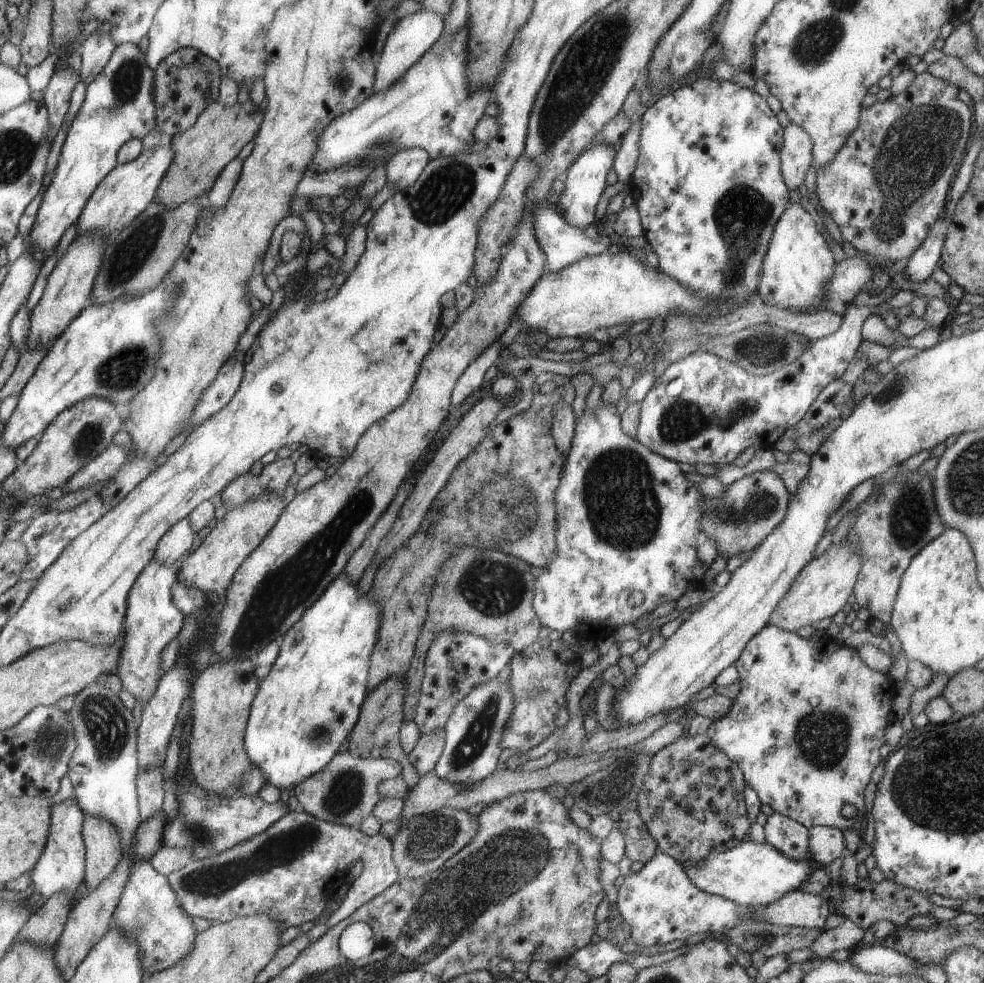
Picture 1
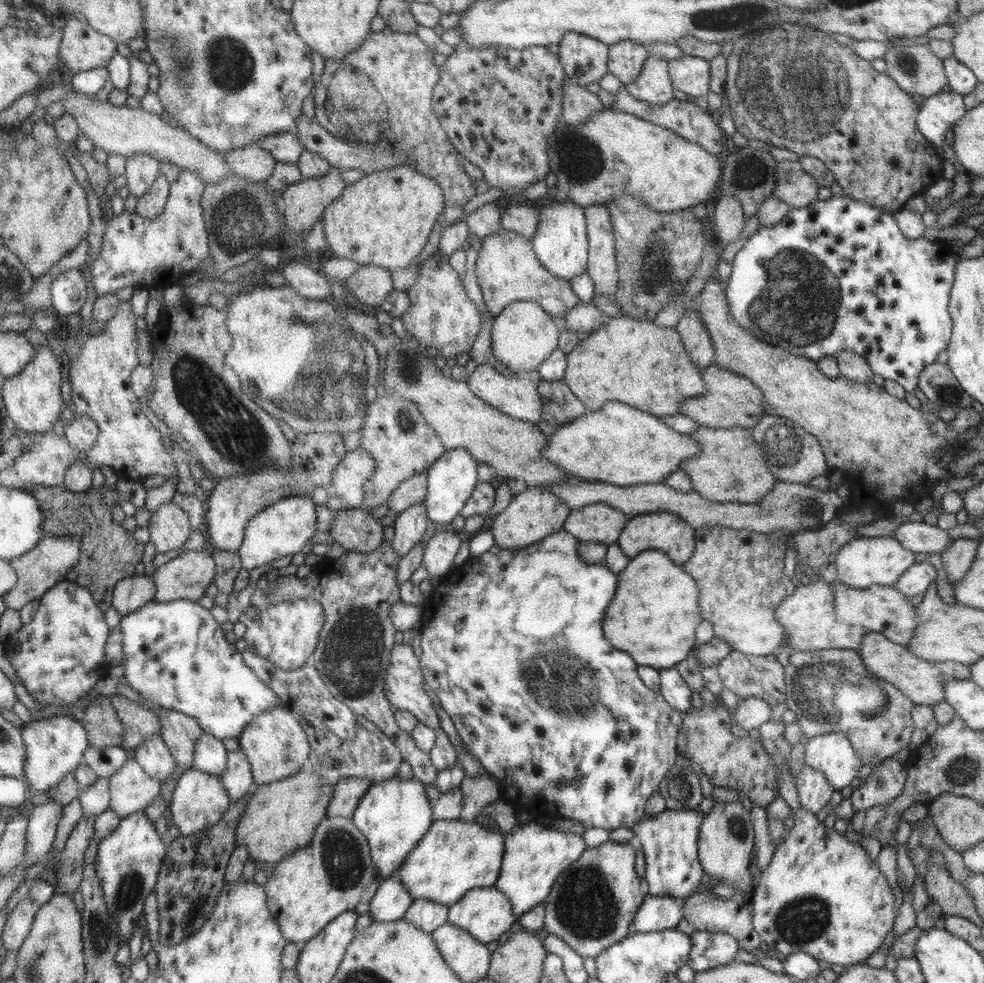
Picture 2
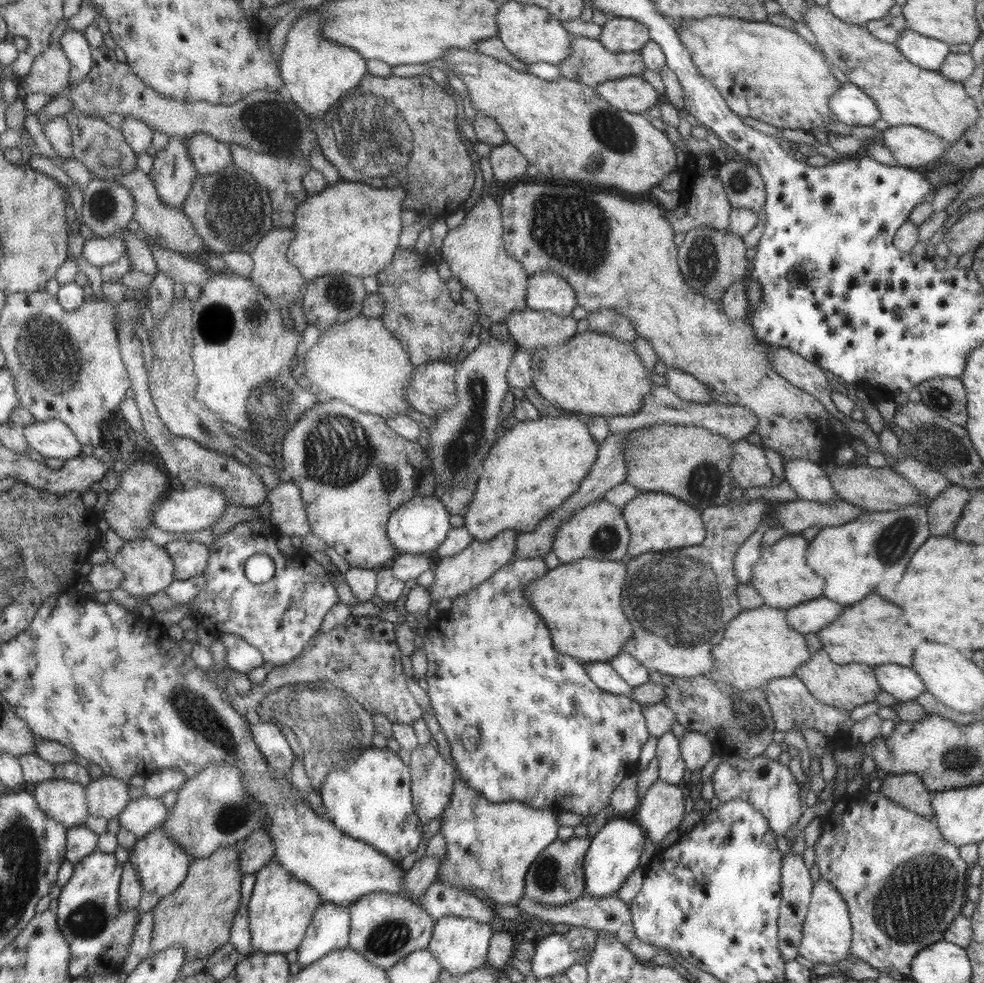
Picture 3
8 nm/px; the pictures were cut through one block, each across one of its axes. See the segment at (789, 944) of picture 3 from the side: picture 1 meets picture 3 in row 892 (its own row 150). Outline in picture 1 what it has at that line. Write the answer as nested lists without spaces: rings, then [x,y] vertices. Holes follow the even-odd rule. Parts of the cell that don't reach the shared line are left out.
[[[791,122],[784,129],[782,166],[786,166],[786,182],[790,182],[790,190],[803,190],[808,168],[813,163],[813,147],[810,135],[800,125]]]

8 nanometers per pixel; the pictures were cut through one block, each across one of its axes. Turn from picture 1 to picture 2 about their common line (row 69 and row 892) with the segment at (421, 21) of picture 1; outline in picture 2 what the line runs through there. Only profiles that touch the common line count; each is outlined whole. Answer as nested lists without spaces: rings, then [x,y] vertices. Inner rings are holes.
[[[396,872],[381,882],[380,888],[369,902],[368,913],[374,923],[397,921],[405,916],[413,902],[414,897]]]

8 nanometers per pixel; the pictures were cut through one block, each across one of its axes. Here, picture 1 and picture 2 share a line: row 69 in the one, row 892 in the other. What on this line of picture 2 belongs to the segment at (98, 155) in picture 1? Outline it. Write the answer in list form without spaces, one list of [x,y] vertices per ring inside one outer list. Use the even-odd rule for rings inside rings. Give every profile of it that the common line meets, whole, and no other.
[[[144,811],[121,818],[121,824],[112,834],[108,834],[98,842],[98,854],[94,865],[98,869],[98,877],[102,879],[105,890],[105,902],[109,914],[116,919],[122,942],[128,942],[134,936],[134,928],[142,914],[142,904],[150,891],[155,891],[156,880],[160,876],[160,866],[166,856],[166,844],[162,842],[158,830],[154,828],[154,820],[148,818]]]

